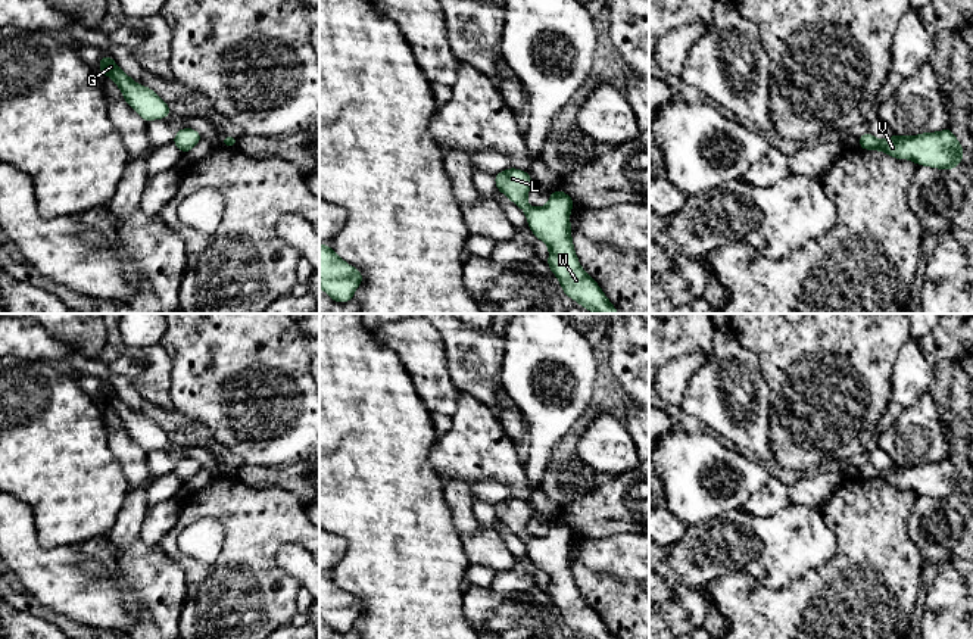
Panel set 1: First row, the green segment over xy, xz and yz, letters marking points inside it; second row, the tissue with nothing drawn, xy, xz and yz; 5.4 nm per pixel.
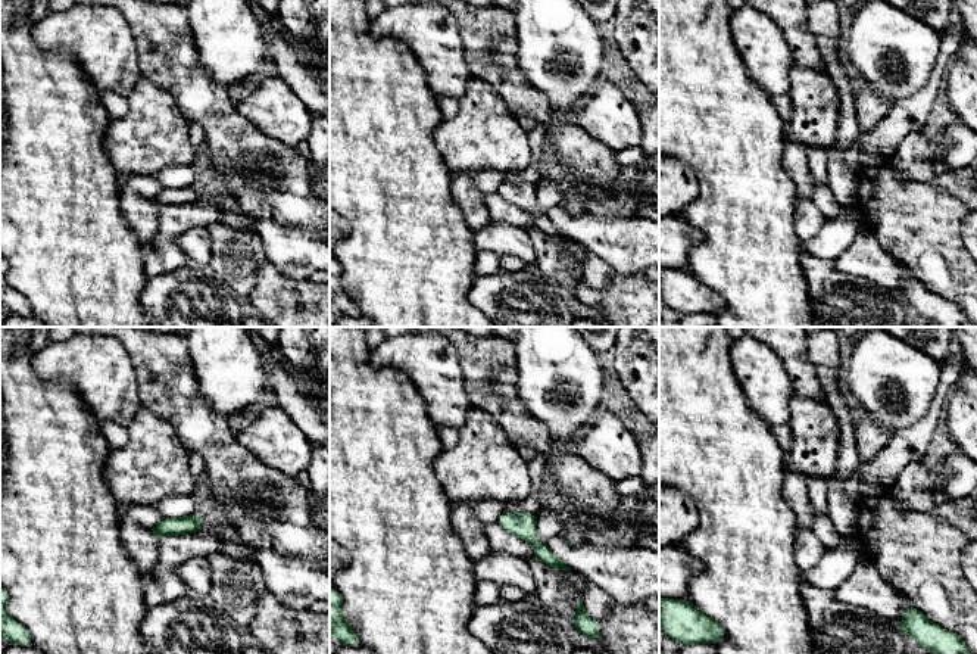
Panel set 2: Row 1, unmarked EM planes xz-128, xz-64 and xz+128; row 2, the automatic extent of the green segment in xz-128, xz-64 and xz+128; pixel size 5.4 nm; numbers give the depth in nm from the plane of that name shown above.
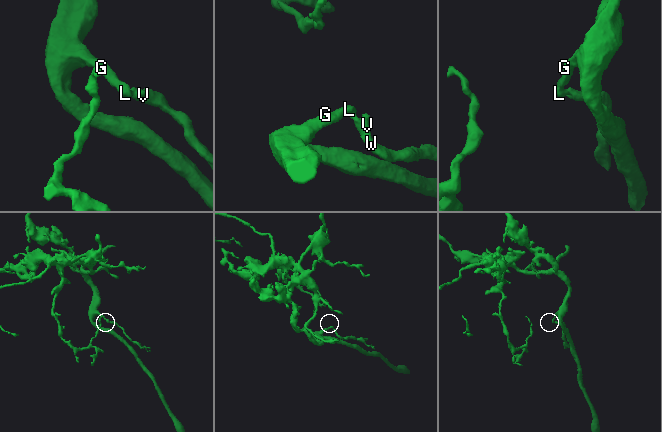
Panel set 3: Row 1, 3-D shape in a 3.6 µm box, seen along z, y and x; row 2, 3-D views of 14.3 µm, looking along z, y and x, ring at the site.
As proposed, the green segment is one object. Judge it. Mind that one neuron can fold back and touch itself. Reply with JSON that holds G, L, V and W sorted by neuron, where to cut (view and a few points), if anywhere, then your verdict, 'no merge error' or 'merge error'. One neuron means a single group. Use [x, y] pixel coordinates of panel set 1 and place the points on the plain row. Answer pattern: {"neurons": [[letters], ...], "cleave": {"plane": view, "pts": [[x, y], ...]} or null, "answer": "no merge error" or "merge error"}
{"neurons": [["G", "L", "V", "W"]], "cleave": null, "answer": "no merge error"}

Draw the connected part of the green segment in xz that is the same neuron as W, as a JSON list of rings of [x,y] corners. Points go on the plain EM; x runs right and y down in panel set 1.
[[[515,498],[495,504],[495,512],[499,521],[526,542],[533,564],[549,576],[546,593],[559,610],[562,621],[586,639],[615,639],[598,612],[580,596],[574,583],[570,555],[574,530],[558,520],[549,524],[546,536],[531,537],[527,533],[531,508],[527,501]]]

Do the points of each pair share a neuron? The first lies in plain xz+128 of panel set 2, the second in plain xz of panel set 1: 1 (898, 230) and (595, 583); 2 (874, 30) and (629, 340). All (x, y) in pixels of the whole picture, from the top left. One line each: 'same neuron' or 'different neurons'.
1: same neuron
2: different neurons

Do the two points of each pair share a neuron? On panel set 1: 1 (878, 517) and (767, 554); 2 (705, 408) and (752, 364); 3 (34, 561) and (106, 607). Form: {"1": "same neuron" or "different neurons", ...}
{"1": "different neurons", "2": "same neuron", "3": "same neuron"}

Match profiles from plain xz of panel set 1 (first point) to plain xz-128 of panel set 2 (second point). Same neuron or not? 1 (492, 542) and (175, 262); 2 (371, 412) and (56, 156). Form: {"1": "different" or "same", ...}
{"1": "different", "2": "same"}

